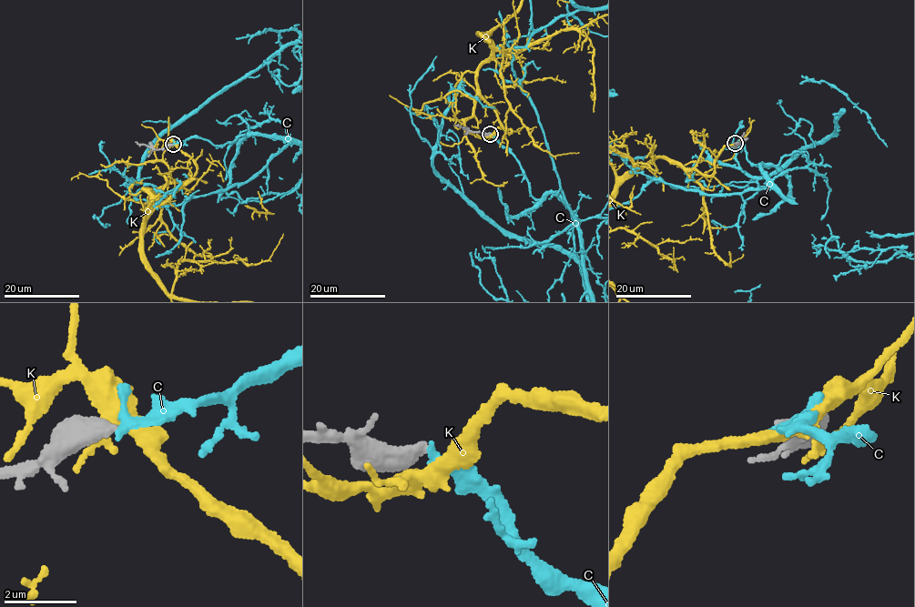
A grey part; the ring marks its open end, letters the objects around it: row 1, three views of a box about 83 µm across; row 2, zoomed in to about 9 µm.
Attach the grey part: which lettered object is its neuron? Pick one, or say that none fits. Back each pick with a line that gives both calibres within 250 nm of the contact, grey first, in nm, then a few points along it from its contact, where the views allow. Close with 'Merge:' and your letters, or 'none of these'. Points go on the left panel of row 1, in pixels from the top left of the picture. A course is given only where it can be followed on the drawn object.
C: Thickness 420 nm (grey) against 200 nm
Merge: C

